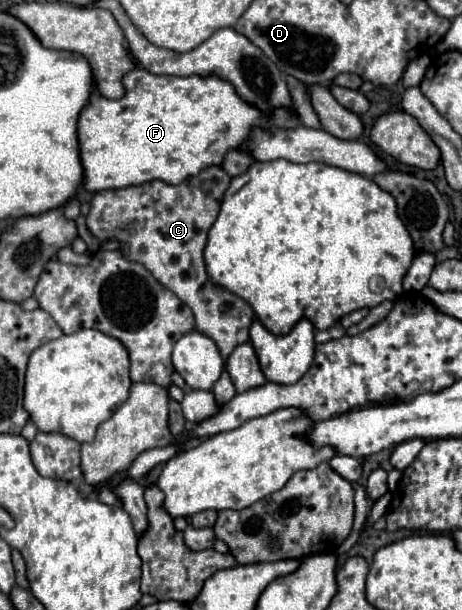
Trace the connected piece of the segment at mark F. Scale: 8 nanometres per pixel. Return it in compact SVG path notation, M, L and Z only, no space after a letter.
M142 67L132 69L126 77L124 77L124 87L126 87L126 95L118 101L106 99L98 93L92 93L90 103L82 109L80 119L78 119L78 141L80 141L80 157L82 157L82 165L84 165L84 187L88 191L104 191L104 189L122 189L122 187L130 187L130 185L142 185L154 179L160 179L164 183L170 185L178 185L188 177L198 175L200 171L204 171L206 167L214 167L214 165L222 165L224 157L228 151L242 147L242 143L246 143L246 135L250 135L250 131L254 127L298 127L300 125L300 117L294 111L294 115L286 115L286 111L278 111L274 109L274 119L266 119L266 115L262 115L262 111L258 111L258 107L250 107L250 103L246 103L232 87L232 83L220 79L218 75L190 75L190 77L172 77L172 75L154 75Z

